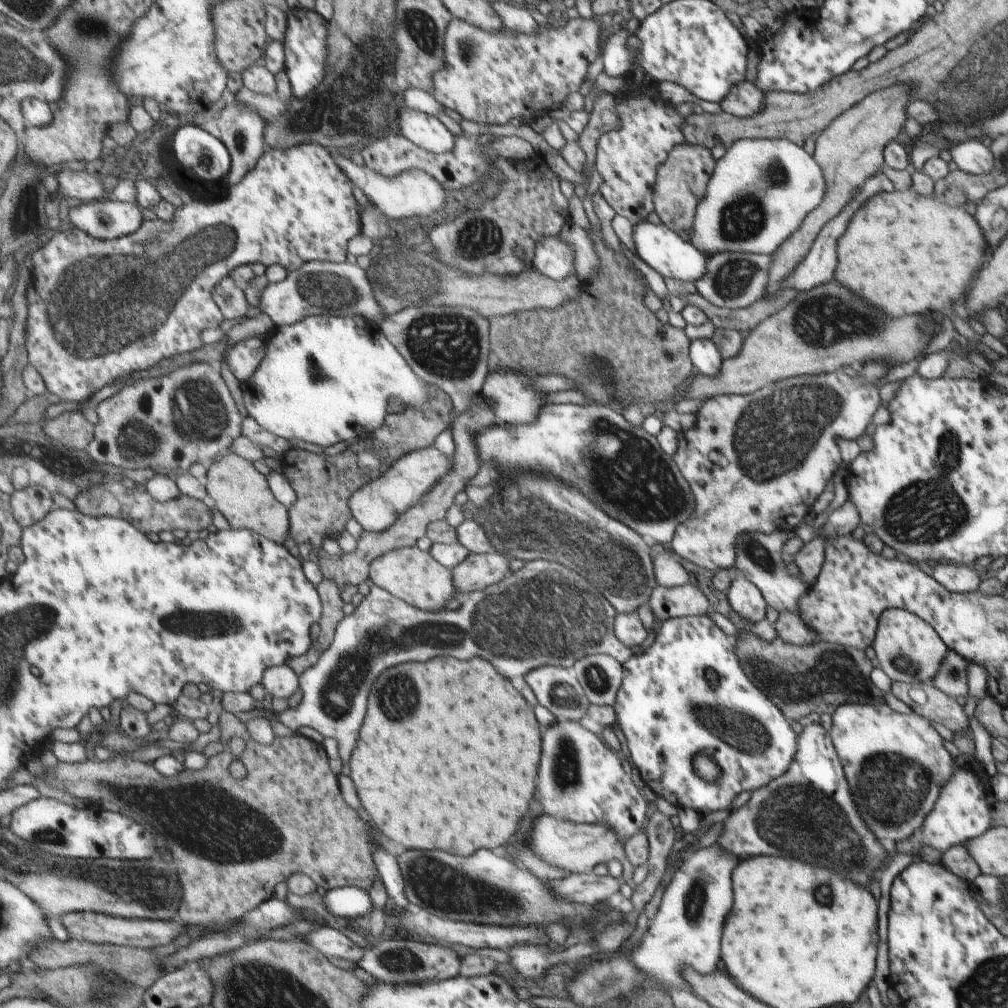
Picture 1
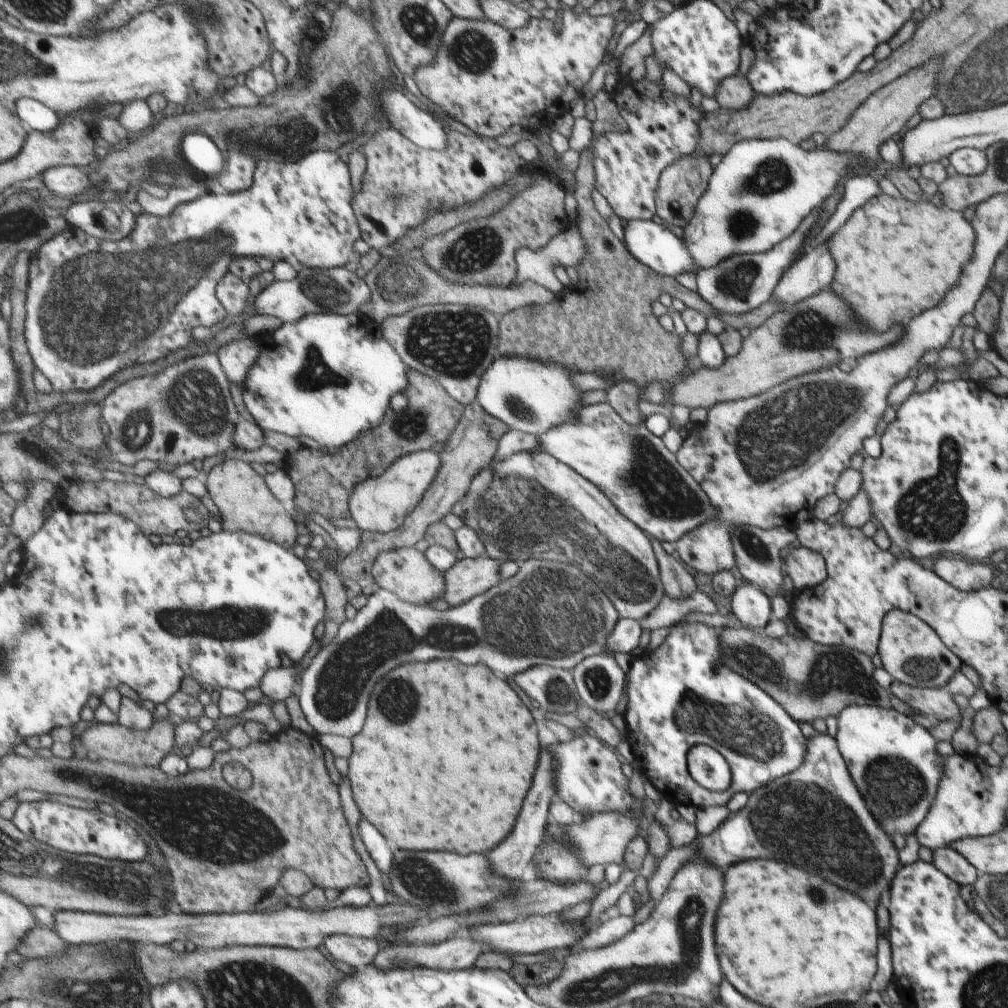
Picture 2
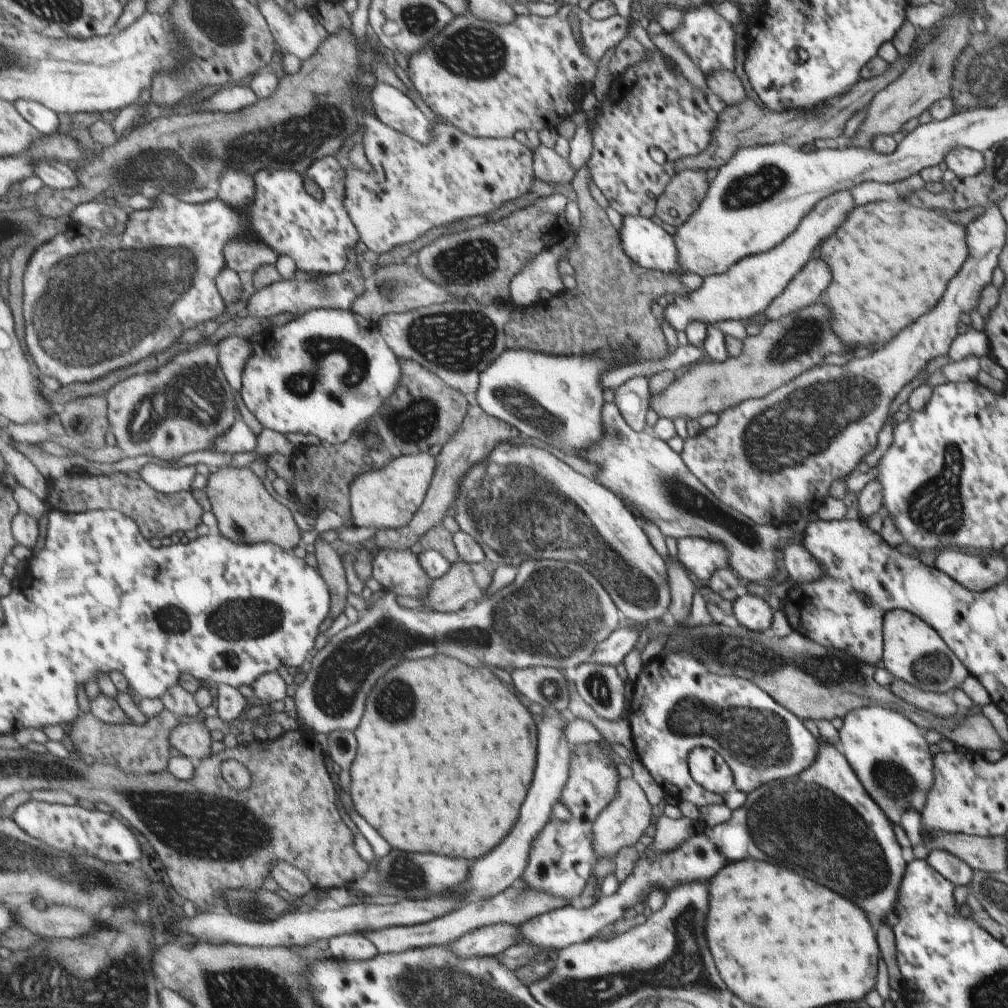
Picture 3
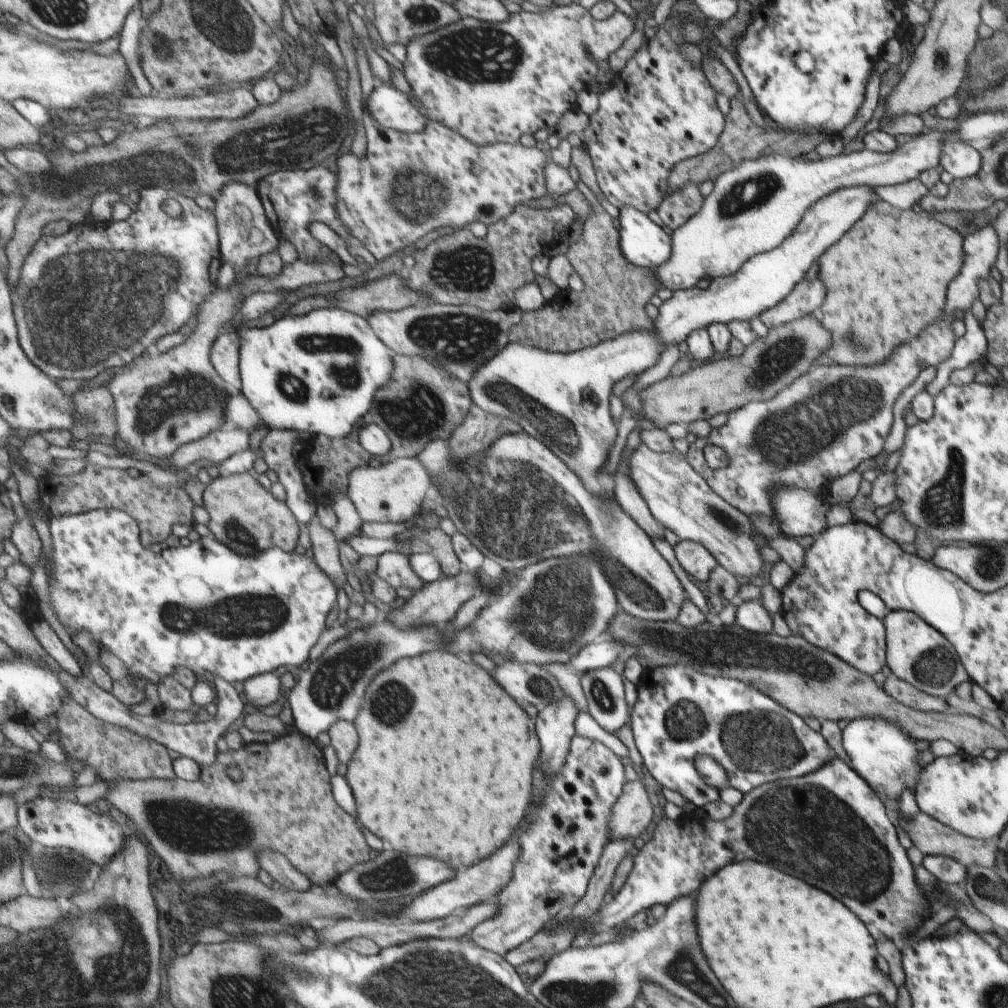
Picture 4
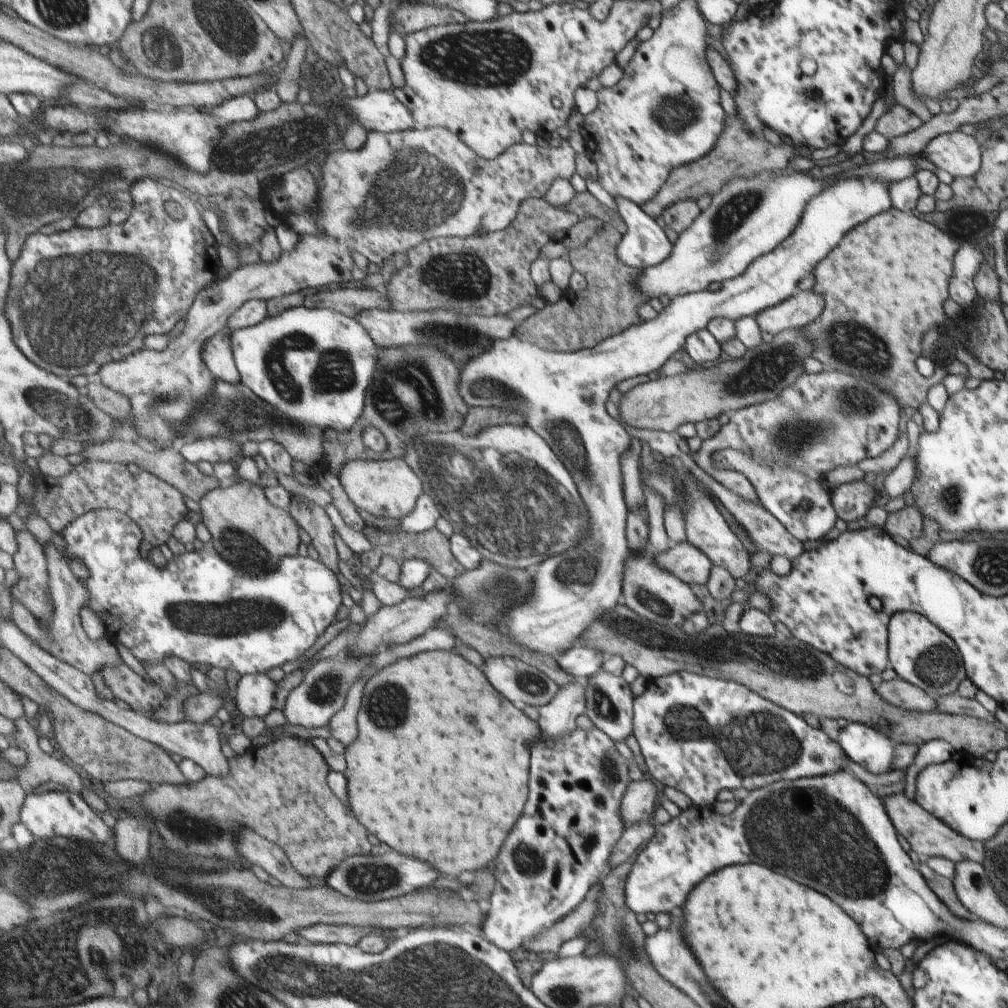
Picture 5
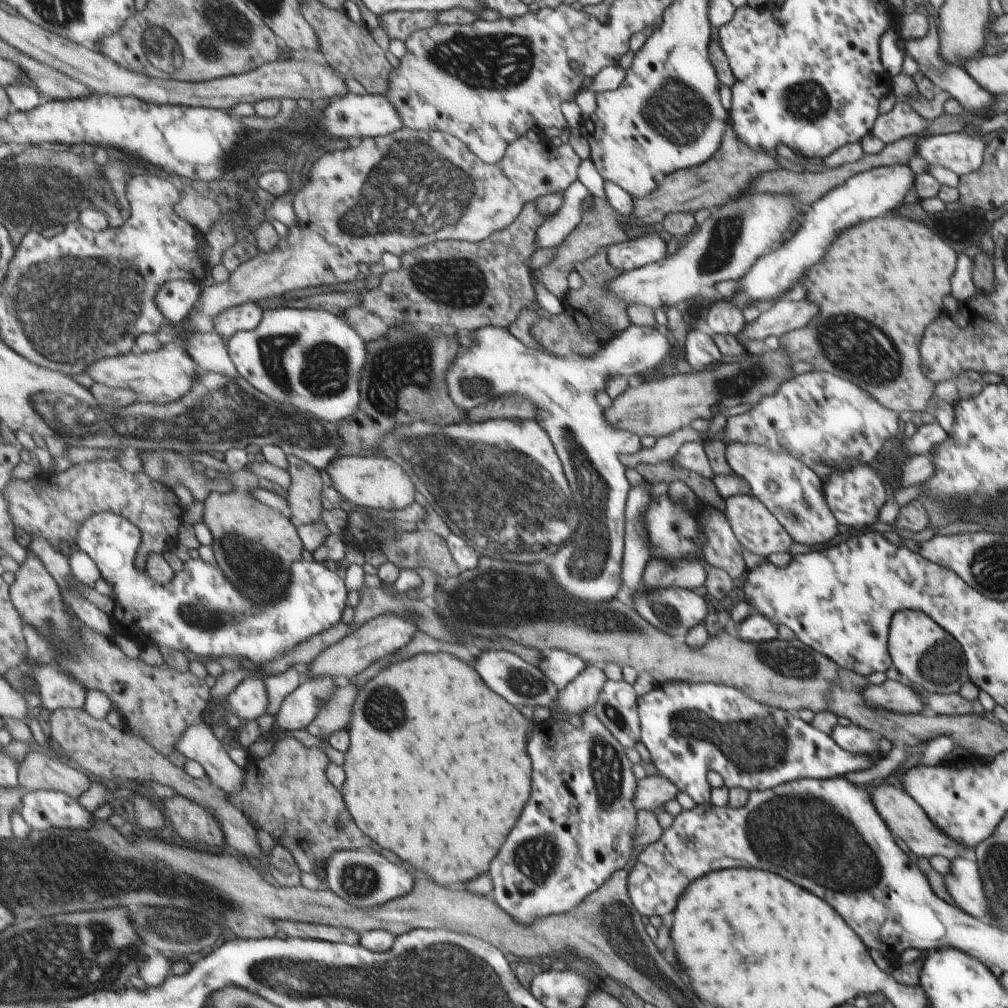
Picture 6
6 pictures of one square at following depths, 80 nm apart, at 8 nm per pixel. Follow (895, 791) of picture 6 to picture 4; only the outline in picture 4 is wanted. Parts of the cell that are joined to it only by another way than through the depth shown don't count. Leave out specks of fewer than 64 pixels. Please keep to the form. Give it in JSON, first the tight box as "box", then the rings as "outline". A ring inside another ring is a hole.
{"box":[898,811,997,869],"outline":[[[919,811],[914,818],[898,820],[898,824],[900,824],[906,831],[906,834],[910,836],[913,846],[916,846],[924,855],[946,855],[966,868],[976,865],[990,869],[995,865],[995,856],[997,855],[995,839],[987,841],[966,836],[950,828],[948,825],[944,825],[942,821],[928,816],[928,813],[924,811]]]}

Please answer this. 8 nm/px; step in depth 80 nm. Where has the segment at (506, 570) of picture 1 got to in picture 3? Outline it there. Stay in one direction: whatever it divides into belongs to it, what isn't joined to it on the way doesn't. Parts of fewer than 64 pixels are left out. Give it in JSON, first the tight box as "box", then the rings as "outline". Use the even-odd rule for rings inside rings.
{"box":[424,560,491,613],"outline":[[[462,560],[442,578],[433,580],[433,587],[426,598],[424,608],[439,613],[457,613],[480,601],[491,583],[491,576],[480,564],[468,564]]]}

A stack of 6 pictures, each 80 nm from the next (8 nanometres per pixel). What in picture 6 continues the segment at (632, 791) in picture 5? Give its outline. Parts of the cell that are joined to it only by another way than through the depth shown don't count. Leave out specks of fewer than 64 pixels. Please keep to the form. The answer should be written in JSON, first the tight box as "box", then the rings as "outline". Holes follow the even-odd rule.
{"box":[634,774,678,811],"outline":[[[660,774],[648,775],[638,784],[638,790],[634,794],[634,808],[637,811],[659,811],[666,802],[675,800],[676,794],[678,788],[668,778]]]}

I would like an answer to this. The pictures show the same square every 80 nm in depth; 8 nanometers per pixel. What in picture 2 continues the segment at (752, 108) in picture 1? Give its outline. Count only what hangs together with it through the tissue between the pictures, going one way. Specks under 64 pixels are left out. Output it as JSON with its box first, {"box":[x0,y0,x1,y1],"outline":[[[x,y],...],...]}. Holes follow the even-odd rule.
{"box":[714,74,755,110],"outline":[[[740,74],[724,79],[715,92],[714,100],[717,100],[722,108],[740,110],[747,107],[754,96],[755,91],[750,81]]]}

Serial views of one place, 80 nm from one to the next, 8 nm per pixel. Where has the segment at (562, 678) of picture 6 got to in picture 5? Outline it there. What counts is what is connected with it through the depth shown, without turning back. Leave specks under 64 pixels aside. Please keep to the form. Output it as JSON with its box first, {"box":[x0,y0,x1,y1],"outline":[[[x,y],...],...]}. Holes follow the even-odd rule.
{"box":[555,645,605,679],"outline":[[[578,645],[568,648],[555,659],[566,674],[576,679],[588,679],[601,670],[605,658],[602,652]]]}

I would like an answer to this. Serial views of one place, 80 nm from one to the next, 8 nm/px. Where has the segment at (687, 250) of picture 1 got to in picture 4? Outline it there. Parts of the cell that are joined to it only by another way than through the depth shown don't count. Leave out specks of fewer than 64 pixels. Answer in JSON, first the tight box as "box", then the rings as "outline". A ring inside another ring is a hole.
{"box":[618,206,670,271],"outline":[[[631,206],[622,207],[618,228],[621,251],[634,266],[652,271],[670,260],[670,236],[646,213]]]}

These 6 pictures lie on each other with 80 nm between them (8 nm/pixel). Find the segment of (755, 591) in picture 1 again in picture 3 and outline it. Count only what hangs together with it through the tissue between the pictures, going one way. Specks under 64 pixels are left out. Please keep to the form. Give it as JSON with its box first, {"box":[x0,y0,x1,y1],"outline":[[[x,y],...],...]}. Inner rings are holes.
{"box":[733,592,773,632],"outline":[[[747,592],[734,601],[733,612],[739,624],[748,630],[758,632],[770,630],[773,610],[759,597]]]}

